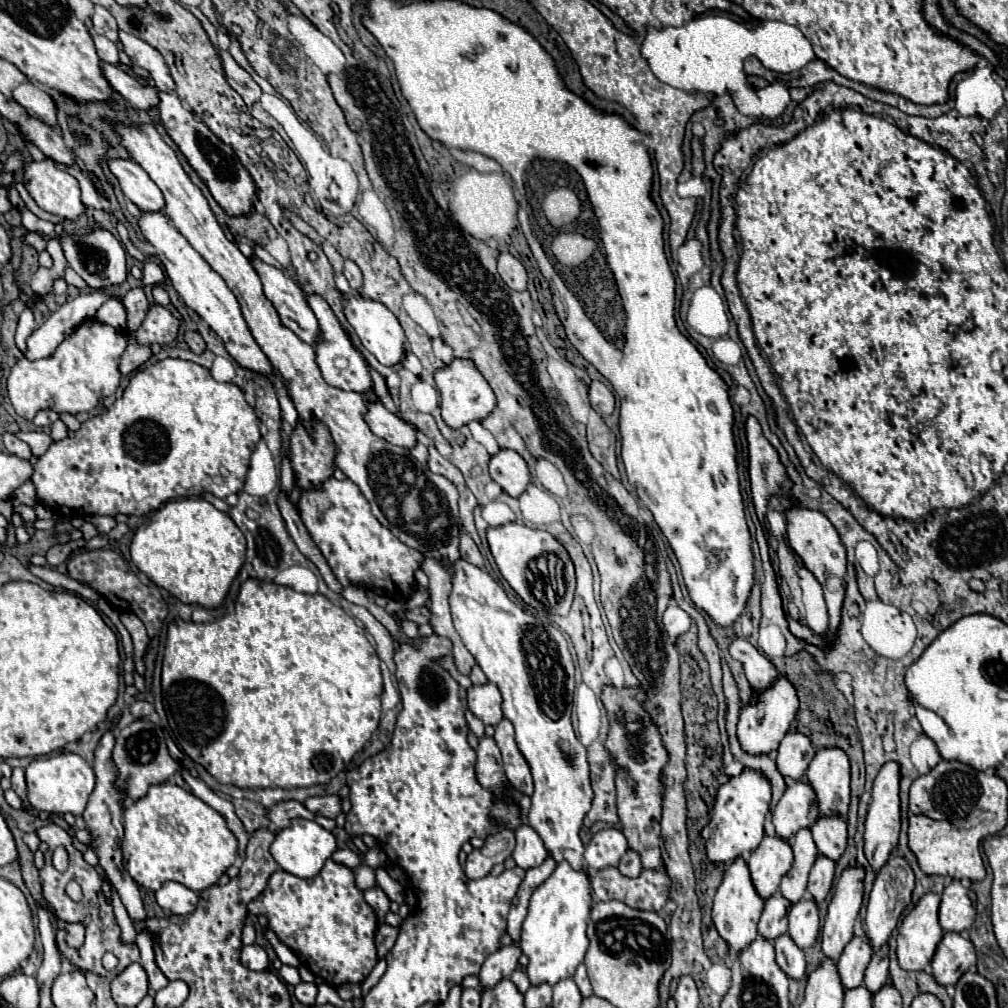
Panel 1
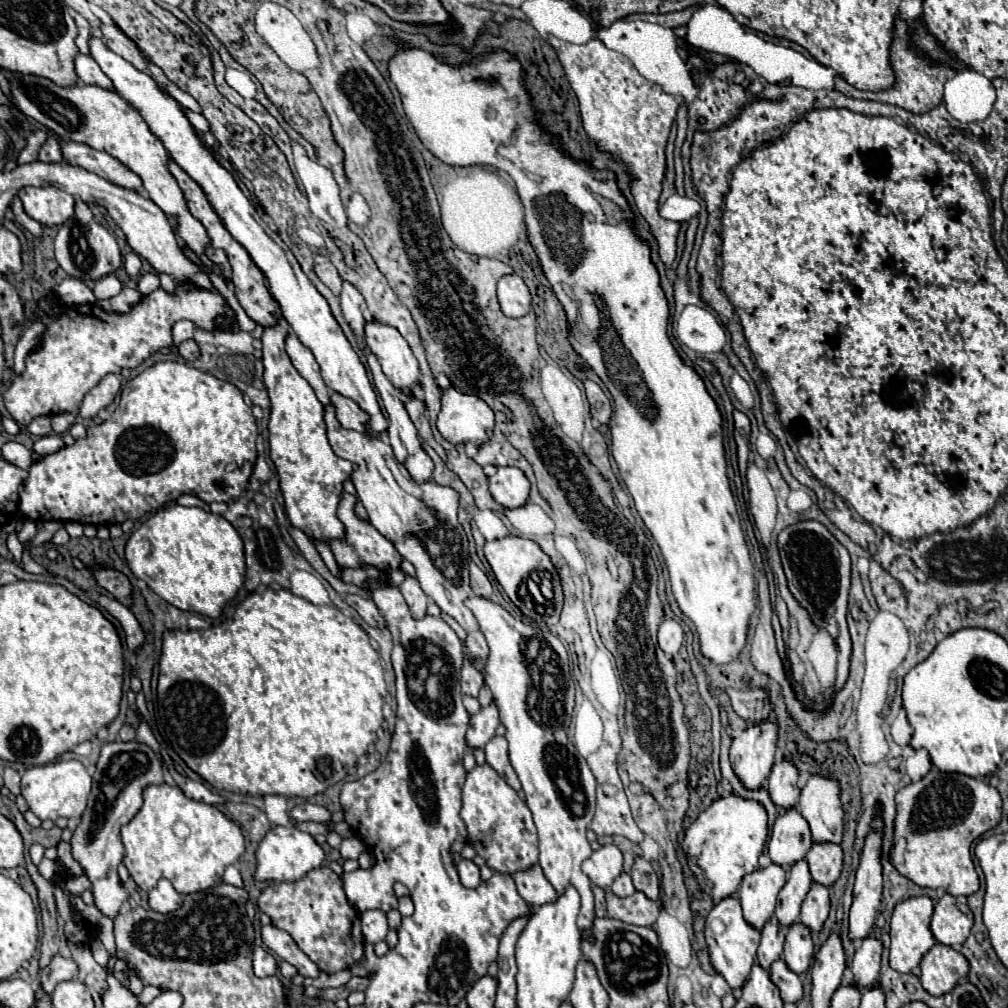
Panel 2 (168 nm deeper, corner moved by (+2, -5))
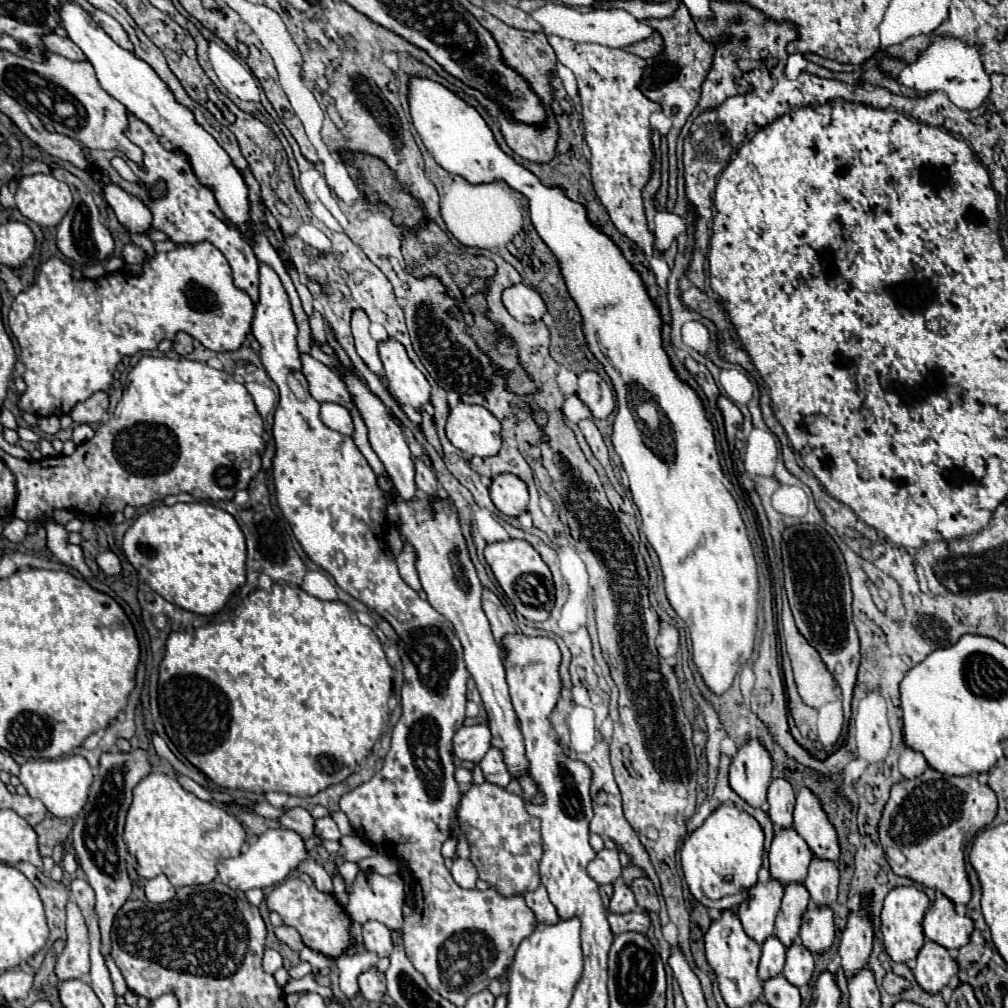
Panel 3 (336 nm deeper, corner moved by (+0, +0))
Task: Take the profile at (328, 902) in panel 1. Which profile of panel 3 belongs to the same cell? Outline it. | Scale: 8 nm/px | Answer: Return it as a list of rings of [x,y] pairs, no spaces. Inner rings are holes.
[[[308,874],[286,878],[280,886],[276,886],[272,890],[272,894],[266,898],[266,902],[272,912],[278,912],[282,916],[282,922],[286,926],[292,926],[300,932],[302,942],[308,948],[322,952],[330,958],[338,958],[350,946],[350,936],[348,936],[350,918],[348,918],[346,910],[336,902],[336,898],[332,894],[318,892]]]

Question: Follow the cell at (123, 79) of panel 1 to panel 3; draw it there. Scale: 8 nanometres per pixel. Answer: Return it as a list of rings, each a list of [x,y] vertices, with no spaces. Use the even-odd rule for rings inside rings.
[[[54,32],[42,36],[42,44],[44,44],[48,50],[52,50],[52,52],[56,52],[56,54],[62,54],[62,56],[66,56],[66,58],[86,60],[84,54],[82,54],[82,50],[80,50],[78,46],[74,46],[74,42],[70,42],[68,38],[60,38],[60,36],[54,34]]]

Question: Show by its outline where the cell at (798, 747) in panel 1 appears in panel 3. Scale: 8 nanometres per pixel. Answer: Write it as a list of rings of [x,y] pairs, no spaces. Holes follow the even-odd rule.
[[[784,778],[772,780],[768,788],[768,816],[774,828],[792,828],[794,802],[796,802],[794,788]]]

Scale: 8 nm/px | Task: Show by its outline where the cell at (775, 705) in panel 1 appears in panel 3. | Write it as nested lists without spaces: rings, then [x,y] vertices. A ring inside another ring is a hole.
[[[748,740],[730,764],[730,788],[752,808],[762,808],[770,778],[770,754],[758,740]]]

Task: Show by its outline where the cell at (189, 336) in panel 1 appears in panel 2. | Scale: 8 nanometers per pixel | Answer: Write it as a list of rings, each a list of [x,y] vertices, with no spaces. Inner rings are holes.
[[[188,339],[188,341],[180,343],[180,345],[178,345],[178,351],[180,351],[180,355],[182,355],[186,361],[196,361],[196,359],[200,357],[200,349],[198,349],[198,345],[196,345],[194,339]]]

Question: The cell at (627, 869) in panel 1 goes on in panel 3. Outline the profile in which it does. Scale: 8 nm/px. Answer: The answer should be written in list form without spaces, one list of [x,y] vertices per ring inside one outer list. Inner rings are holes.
[[[618,882],[618,884],[614,886],[614,896],[612,896],[612,900],[610,900],[608,912],[612,912],[612,914],[626,914],[626,912],[634,912],[636,908],[638,908],[638,904],[636,904],[636,900],[634,900],[632,890],[630,890],[626,884]]]

